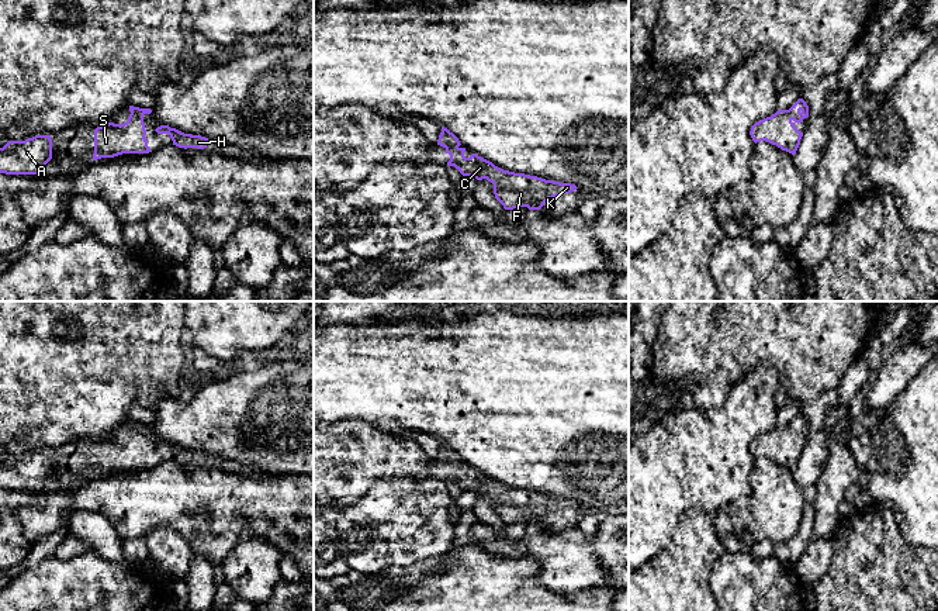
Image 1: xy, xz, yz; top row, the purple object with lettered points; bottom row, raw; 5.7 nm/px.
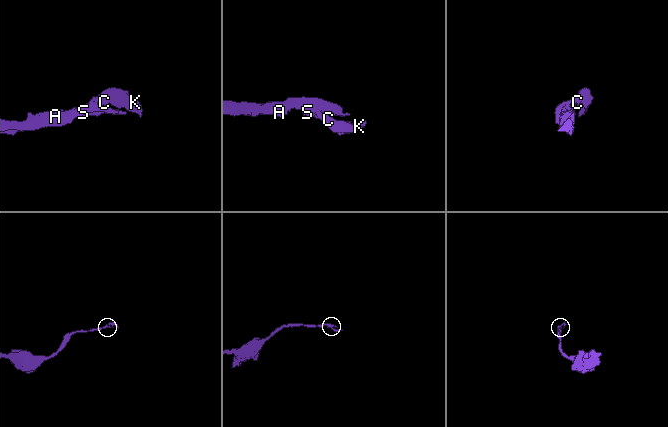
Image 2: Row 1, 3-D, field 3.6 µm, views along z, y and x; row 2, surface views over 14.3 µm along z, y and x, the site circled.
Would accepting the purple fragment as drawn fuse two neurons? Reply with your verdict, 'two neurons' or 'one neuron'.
one neuron

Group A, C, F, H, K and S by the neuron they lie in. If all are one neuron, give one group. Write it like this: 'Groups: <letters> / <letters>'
Groups: A C F H K S

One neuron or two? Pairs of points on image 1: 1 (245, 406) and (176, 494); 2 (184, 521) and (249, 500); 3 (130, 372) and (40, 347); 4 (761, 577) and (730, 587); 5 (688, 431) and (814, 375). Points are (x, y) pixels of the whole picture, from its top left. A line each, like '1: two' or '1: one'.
1: two
2: one
3: one
4: one
5: two

